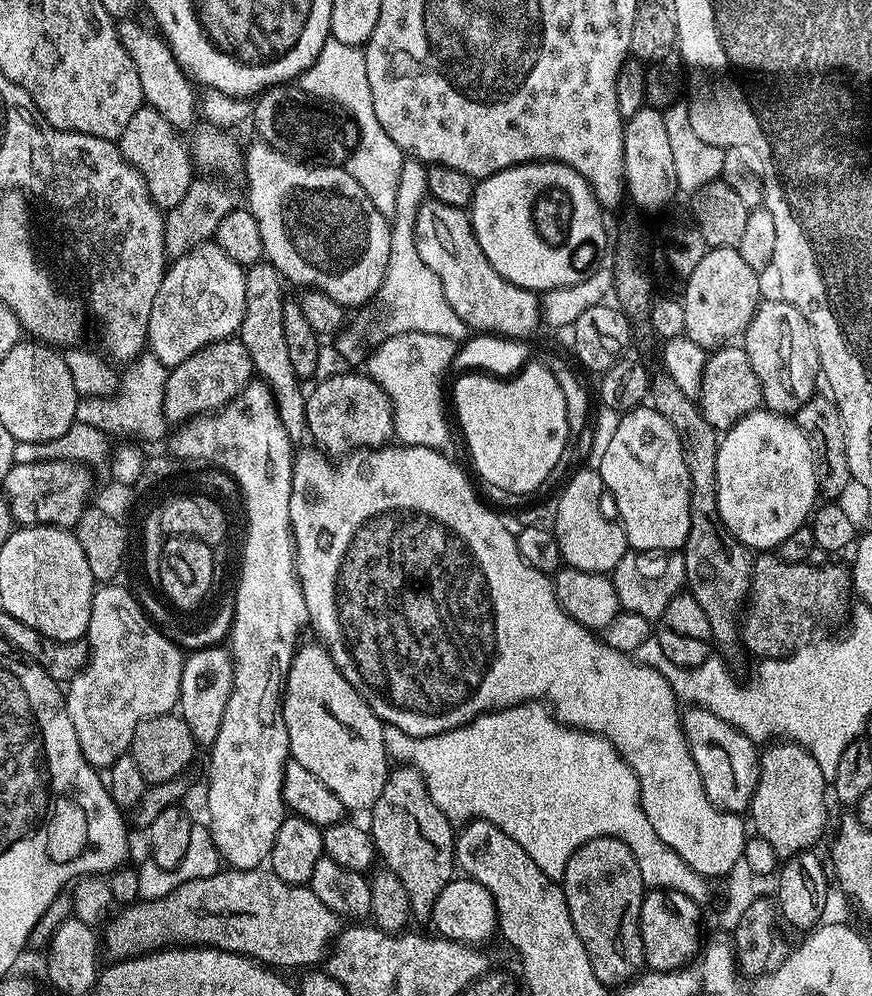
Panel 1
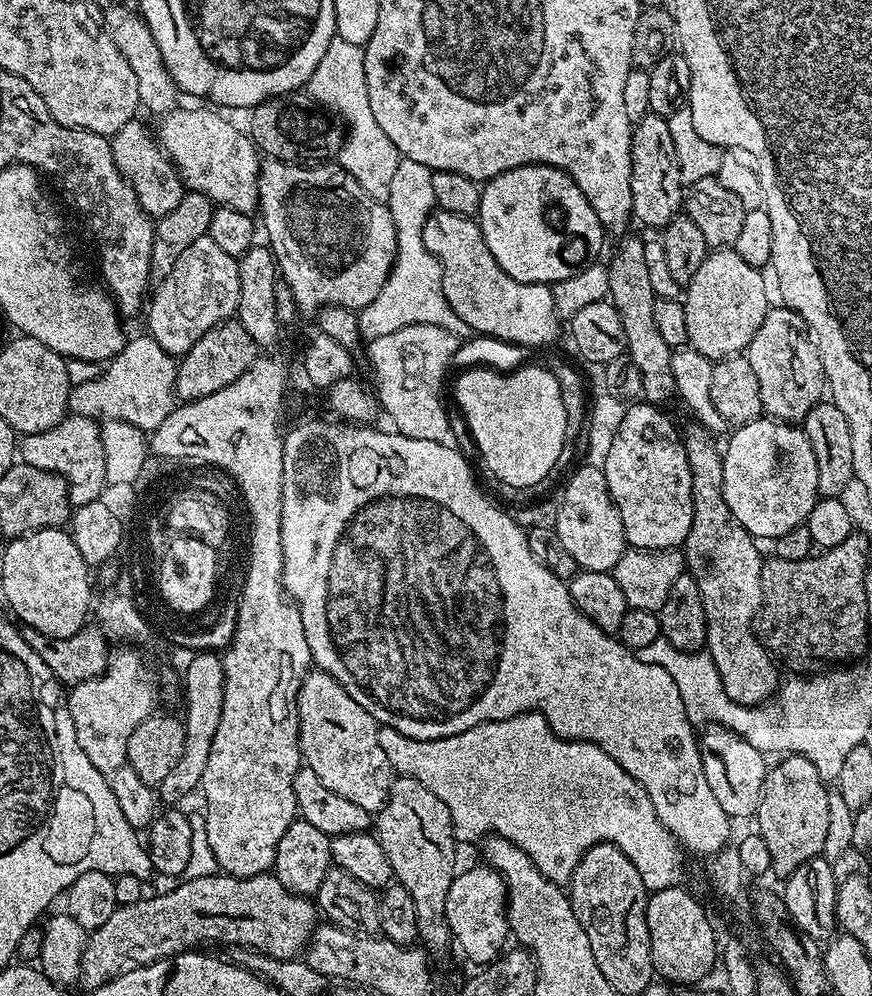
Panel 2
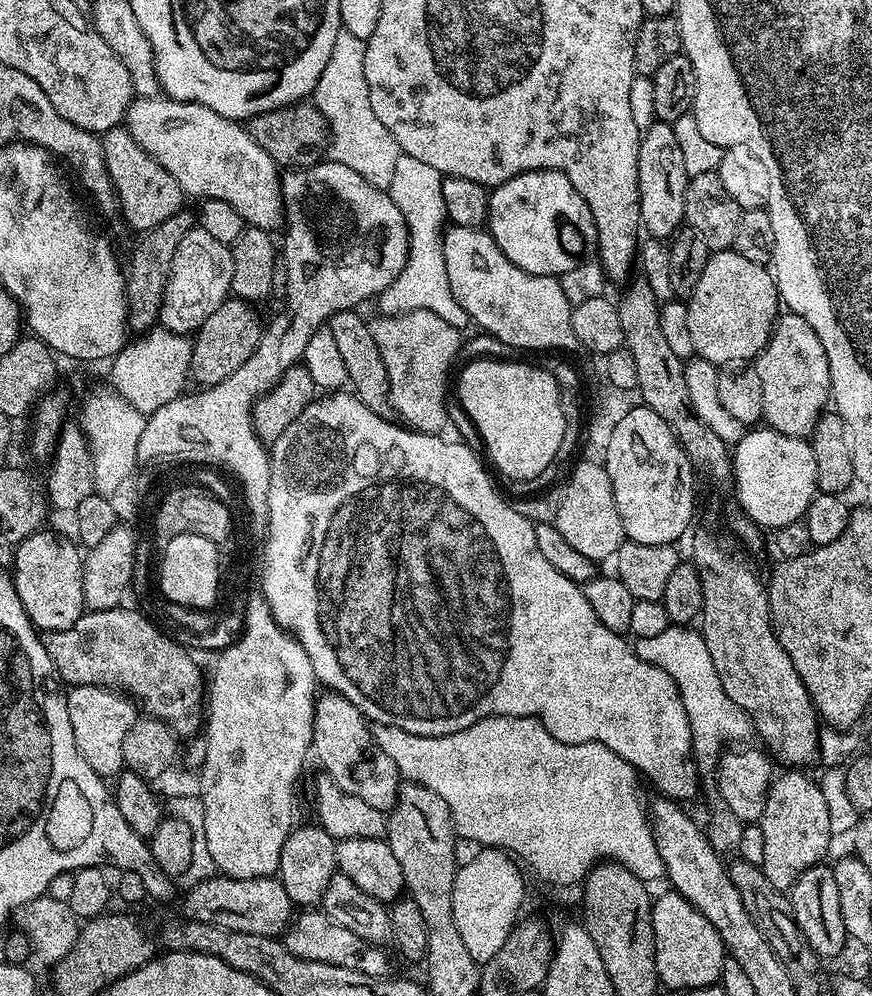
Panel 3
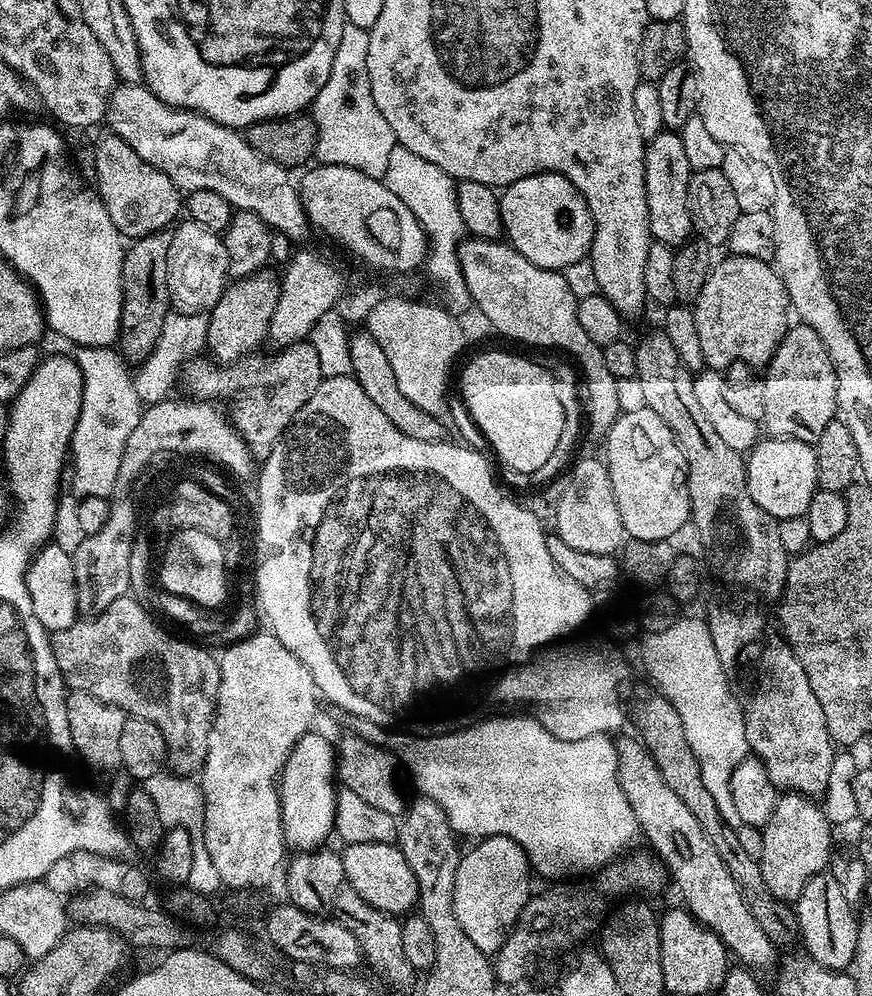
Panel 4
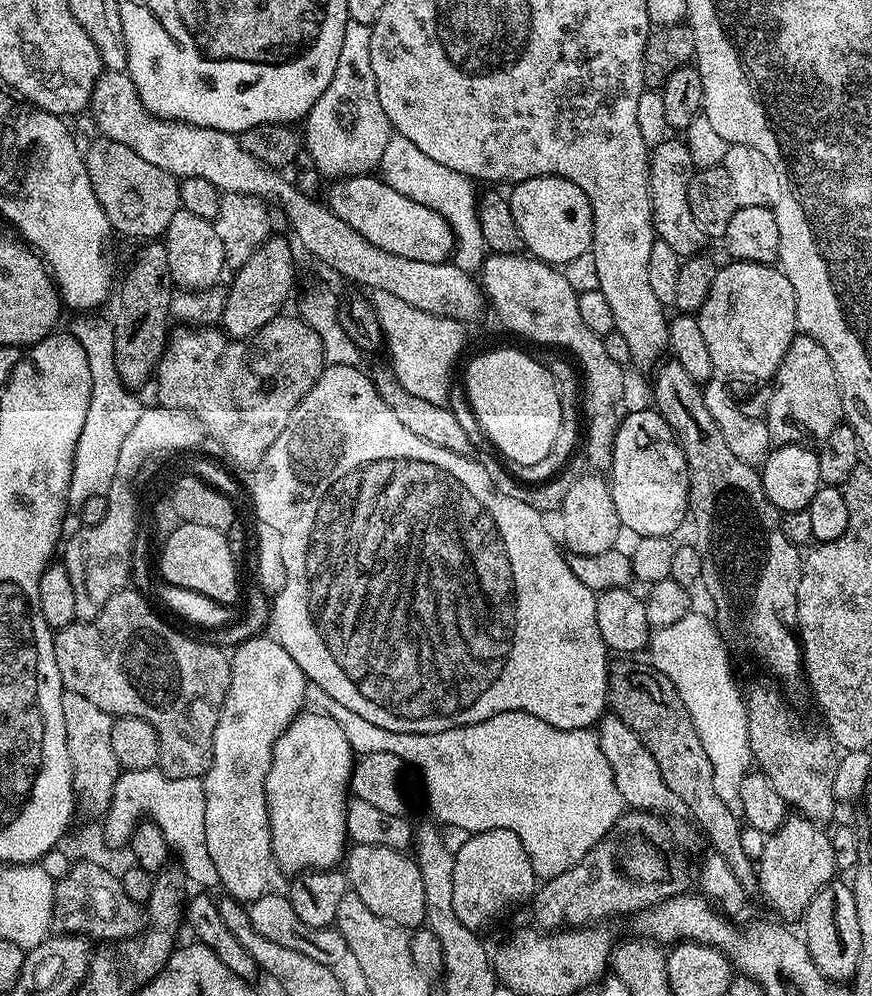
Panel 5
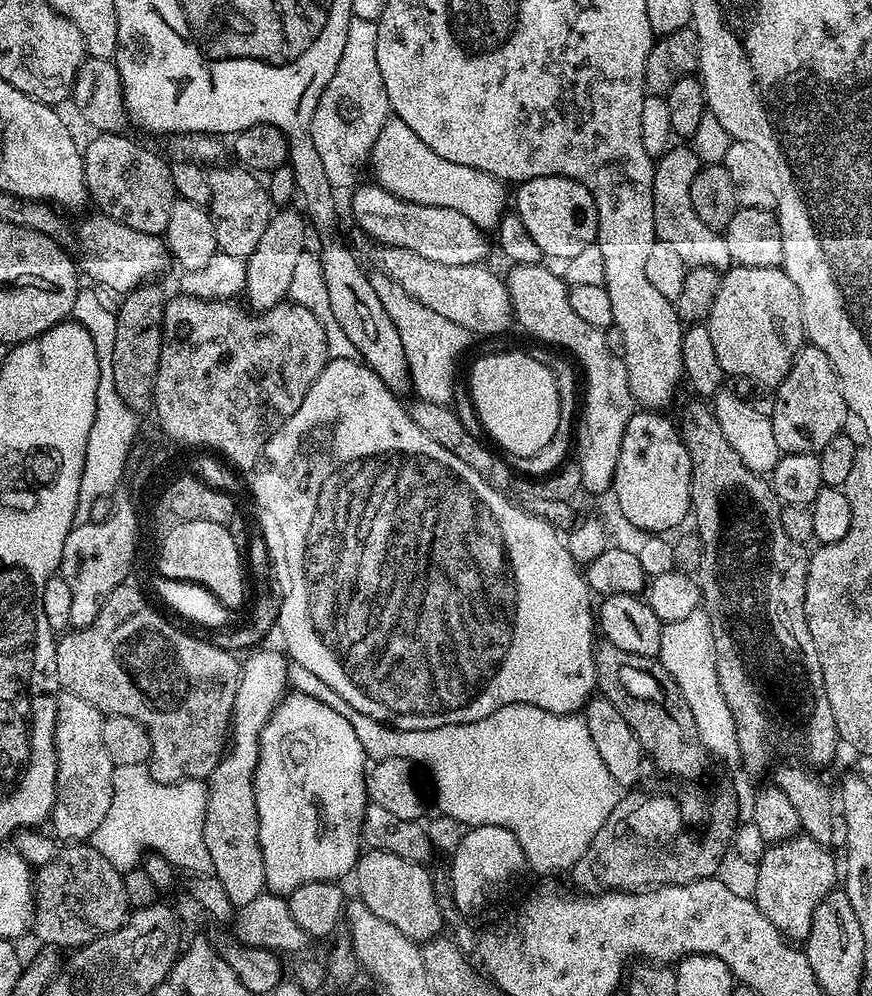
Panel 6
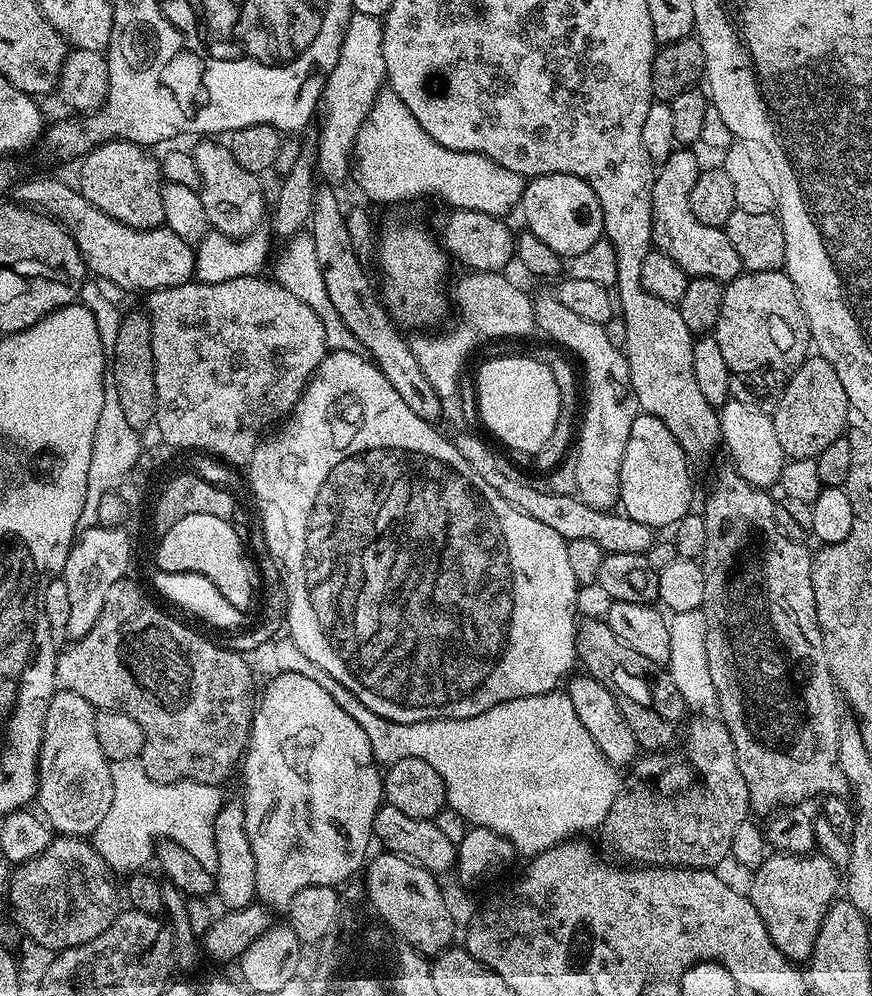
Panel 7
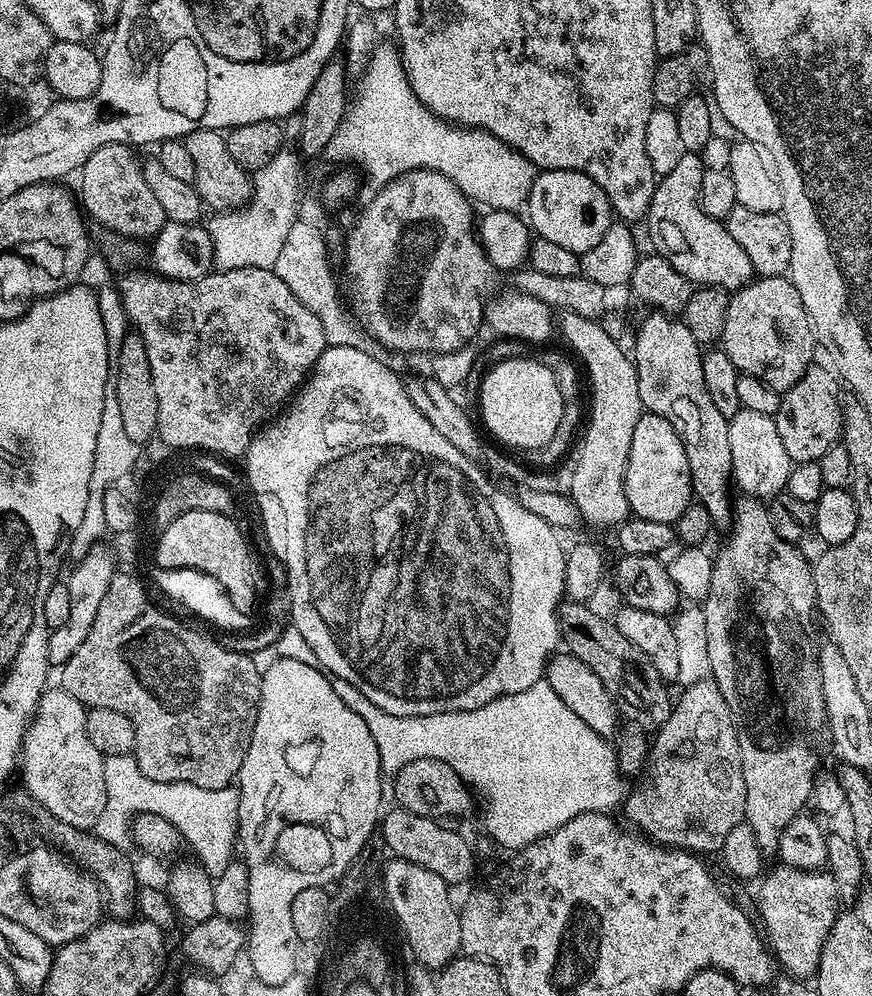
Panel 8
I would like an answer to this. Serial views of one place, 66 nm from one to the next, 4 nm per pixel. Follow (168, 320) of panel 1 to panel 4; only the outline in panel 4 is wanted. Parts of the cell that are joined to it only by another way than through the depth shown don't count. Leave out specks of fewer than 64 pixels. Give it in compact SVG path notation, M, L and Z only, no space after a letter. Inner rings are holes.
M184 218L171 229L170 251L166 254L166 282L170 304L178 312L207 313L218 302L229 283L228 255L217 233Z

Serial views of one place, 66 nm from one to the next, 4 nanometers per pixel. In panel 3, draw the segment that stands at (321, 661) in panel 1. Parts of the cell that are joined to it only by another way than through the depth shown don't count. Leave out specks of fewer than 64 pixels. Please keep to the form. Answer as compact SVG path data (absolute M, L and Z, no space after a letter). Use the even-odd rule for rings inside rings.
M325 691L316 701L316 709L312 718L312 746L320 759L323 775L329 776L346 794L354 794L354 798L362 798L374 810L385 814L391 812L396 805L396 795L400 793L402 777L400 771L382 754L377 744L373 744L372 729L369 721L354 705L337 692Z

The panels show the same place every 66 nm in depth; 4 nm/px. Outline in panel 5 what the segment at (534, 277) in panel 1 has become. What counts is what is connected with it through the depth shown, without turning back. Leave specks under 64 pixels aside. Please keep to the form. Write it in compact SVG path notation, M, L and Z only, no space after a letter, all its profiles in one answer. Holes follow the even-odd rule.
M535 176L515 185L507 193L506 199L514 214L514 226L520 231L523 247L538 260L553 266L563 266L578 258L578 254L586 254L592 246L592 207L582 194L582 190L574 182L564 176Z

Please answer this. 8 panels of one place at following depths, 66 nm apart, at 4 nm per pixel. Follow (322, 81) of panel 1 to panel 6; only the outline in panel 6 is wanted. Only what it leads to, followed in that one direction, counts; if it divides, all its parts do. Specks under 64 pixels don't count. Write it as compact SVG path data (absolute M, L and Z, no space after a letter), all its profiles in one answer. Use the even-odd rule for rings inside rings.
M353 16L346 30L346 47L342 49L338 70L334 70L334 78L330 78L326 90L322 90L322 98L318 98L308 131L333 188L357 187L360 171L369 167L374 142L389 118L386 86L382 86L382 70L378 70L376 21Z

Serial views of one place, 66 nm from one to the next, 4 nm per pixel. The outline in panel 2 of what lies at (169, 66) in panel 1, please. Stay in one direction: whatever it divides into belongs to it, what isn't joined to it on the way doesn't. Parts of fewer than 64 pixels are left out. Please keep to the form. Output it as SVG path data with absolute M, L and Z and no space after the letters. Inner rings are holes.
M114 2L109 8L103 9L104 33L108 35L110 42L114 42L114 46L118 46L118 51L122 54L122 58L126 58L130 70L134 70L134 78L138 82L140 108L143 111L156 112L155 114L170 112L178 104L176 83L170 78L162 62L162 50L158 50L158 42L154 42L154 34L150 34L150 26L139 11L129 8L120 2Z

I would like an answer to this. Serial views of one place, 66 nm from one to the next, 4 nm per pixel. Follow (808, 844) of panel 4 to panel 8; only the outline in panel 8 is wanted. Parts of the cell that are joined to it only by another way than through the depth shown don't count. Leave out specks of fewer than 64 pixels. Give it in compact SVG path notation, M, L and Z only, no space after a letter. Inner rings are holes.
M769 867L759 881L758 912L760 908L760 916L764 919L763 935L775 963L779 967L781 964L787 975L797 978L815 977L826 938L842 911L838 882L834 882L831 872L827 870L811 872L775 867Z

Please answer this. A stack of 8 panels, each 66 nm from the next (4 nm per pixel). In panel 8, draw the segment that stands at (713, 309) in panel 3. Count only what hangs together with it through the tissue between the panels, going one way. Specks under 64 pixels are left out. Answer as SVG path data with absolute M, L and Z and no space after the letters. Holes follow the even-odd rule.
M784 276L759 277L730 297L720 346L737 371L763 381L778 393L790 391L811 367L818 341L801 295Z

